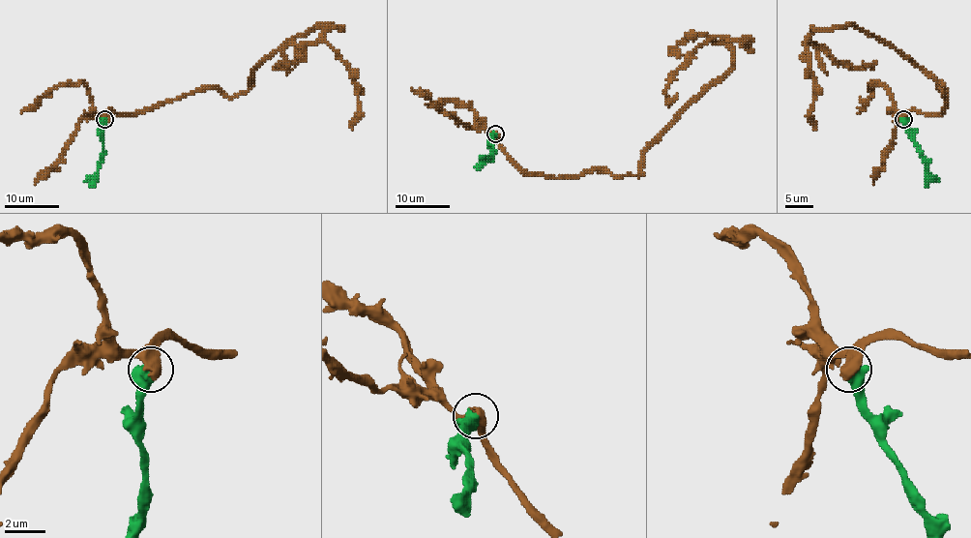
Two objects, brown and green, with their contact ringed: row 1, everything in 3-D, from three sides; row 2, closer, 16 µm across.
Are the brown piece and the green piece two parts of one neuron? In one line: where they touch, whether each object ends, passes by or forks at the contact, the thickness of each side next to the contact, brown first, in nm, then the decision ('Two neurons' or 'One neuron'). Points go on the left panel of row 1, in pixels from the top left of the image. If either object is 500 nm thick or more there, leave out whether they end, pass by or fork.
Place: (104, 119). Thickness 700 nm (brown) against 700 nm. Two neurons

